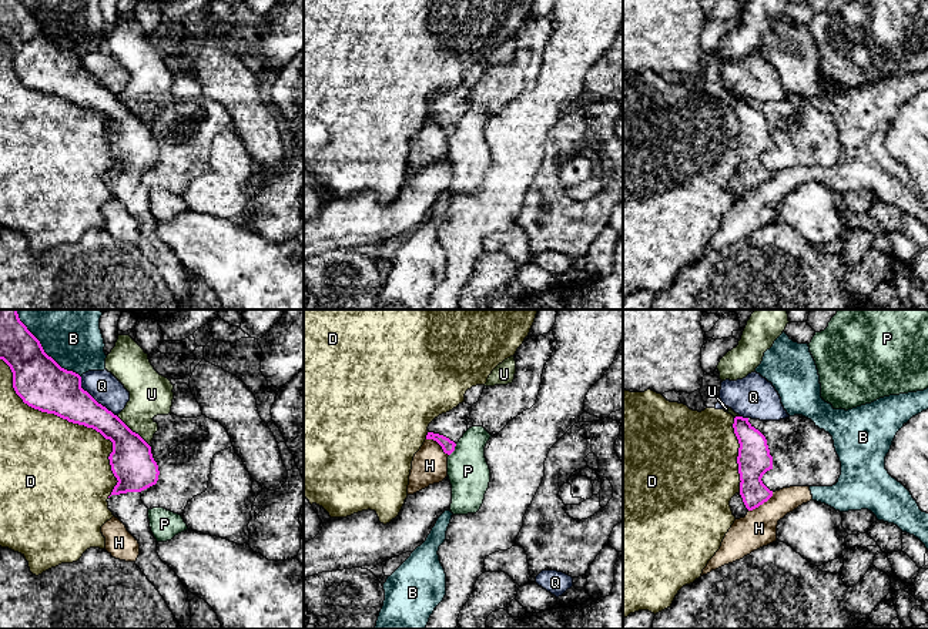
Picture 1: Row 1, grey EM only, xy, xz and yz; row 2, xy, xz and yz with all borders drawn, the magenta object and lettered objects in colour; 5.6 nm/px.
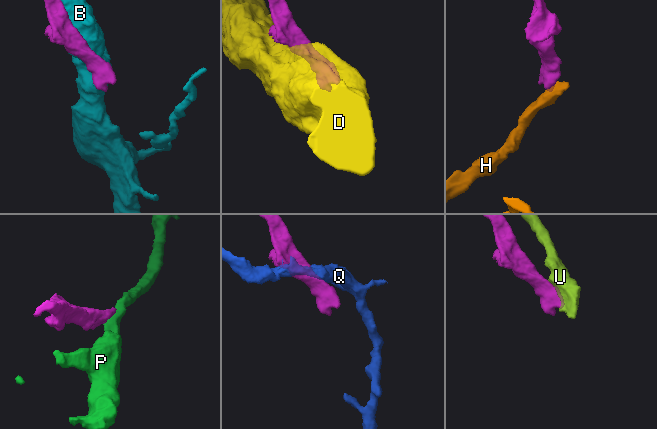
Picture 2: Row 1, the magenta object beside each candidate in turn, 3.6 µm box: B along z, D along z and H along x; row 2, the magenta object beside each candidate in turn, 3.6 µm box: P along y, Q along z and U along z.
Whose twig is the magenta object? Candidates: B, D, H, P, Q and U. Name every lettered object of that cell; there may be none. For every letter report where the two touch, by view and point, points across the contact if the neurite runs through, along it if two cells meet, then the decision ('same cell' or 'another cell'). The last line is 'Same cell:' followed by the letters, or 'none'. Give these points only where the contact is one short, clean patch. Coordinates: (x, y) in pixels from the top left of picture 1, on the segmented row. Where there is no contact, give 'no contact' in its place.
B: contact xy (42, 348); another cell
D: contact xy (73, 422); another cell
H: contact yz (761, 504); border yz (773, 492), (766, 501), (749, 511); another cell
P: contact xz (454, 449); border xz (456, 444), (449, 455); another cell
Q: contact xy (93, 398); another cell
U: contact xy (131, 431); border xy (117, 417), (148, 445); another cell
Same cell: none

